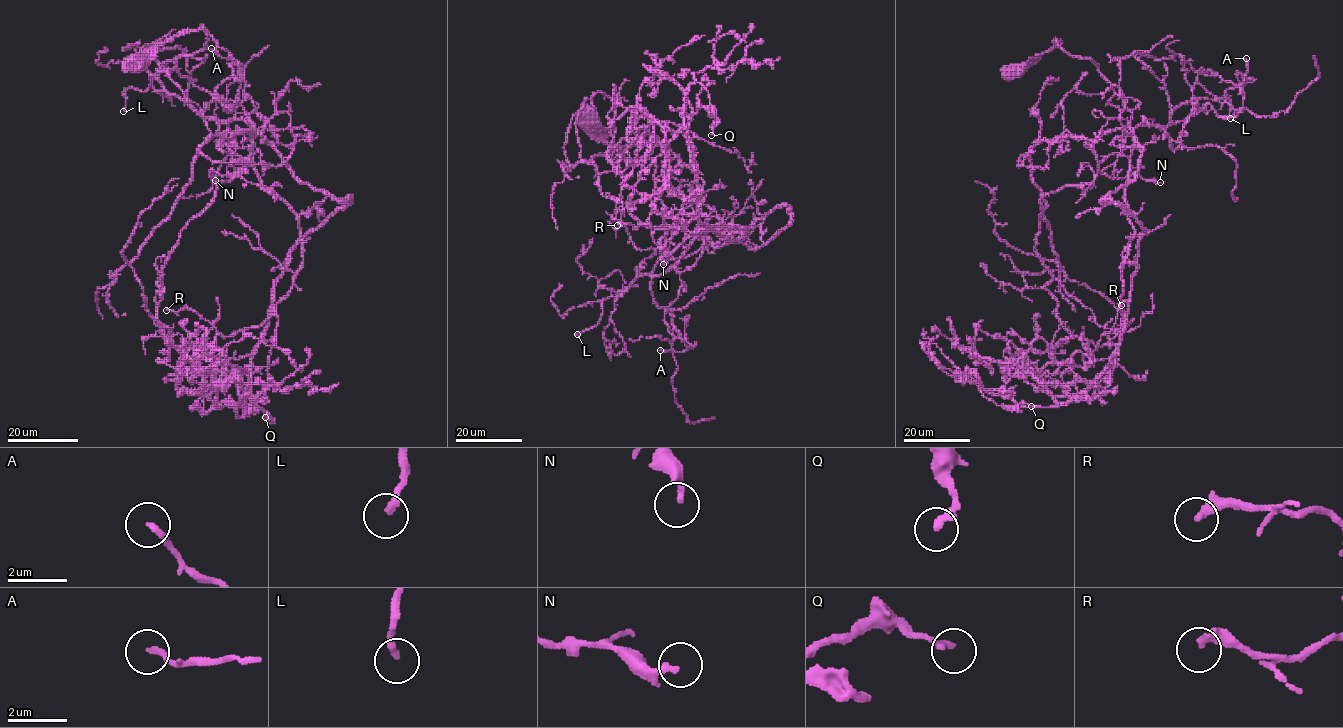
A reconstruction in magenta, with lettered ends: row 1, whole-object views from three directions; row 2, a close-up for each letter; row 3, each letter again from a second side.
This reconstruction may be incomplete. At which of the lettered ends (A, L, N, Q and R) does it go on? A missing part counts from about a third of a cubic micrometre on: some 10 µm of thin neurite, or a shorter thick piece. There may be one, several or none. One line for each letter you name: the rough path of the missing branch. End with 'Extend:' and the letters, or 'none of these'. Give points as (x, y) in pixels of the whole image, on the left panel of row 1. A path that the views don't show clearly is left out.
Extend: L

